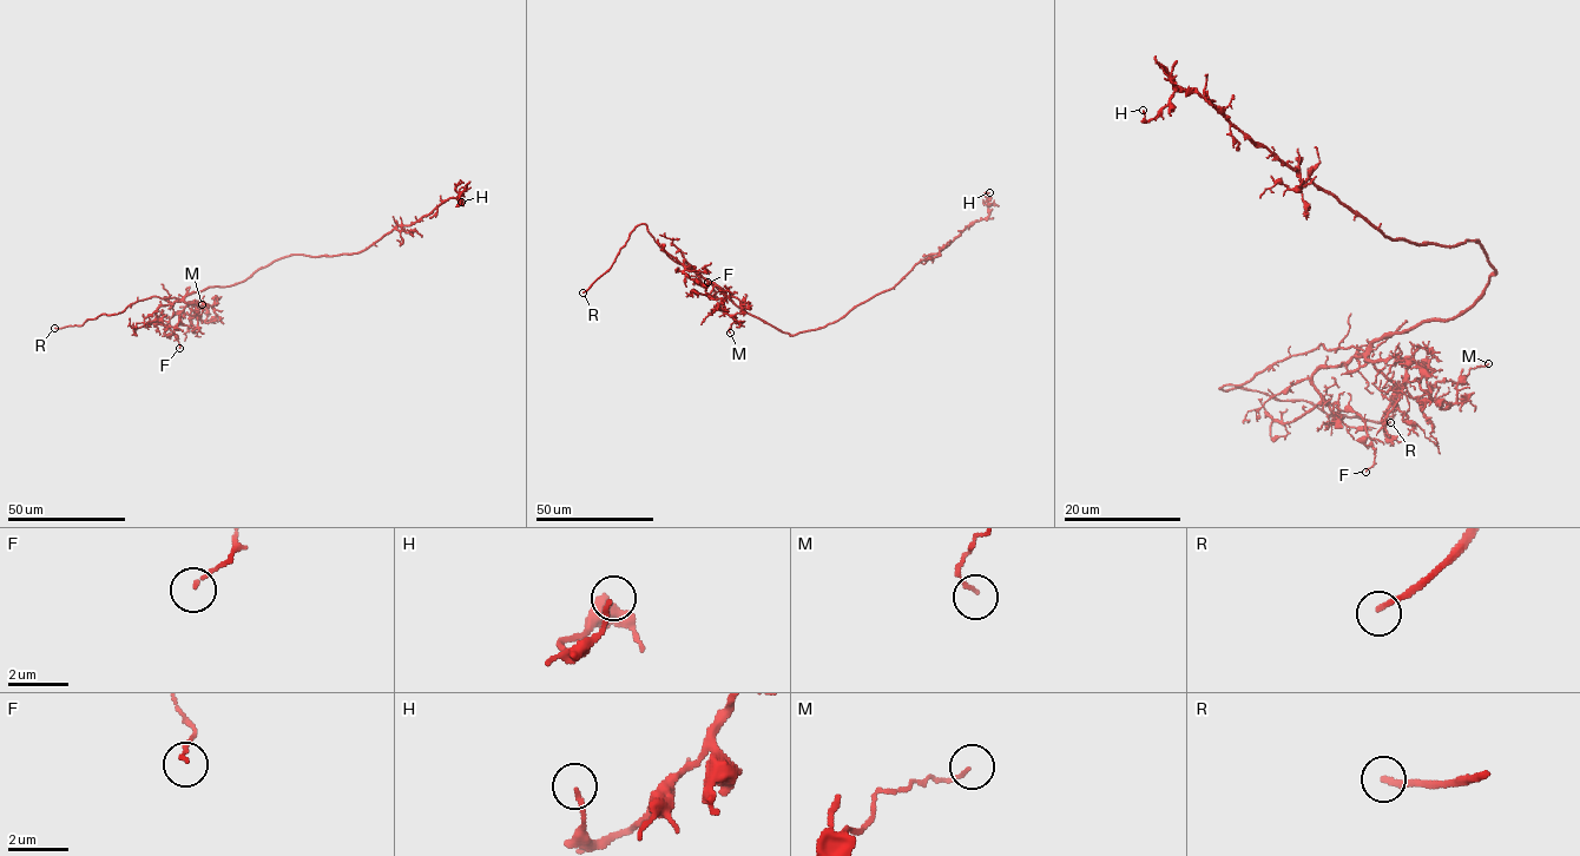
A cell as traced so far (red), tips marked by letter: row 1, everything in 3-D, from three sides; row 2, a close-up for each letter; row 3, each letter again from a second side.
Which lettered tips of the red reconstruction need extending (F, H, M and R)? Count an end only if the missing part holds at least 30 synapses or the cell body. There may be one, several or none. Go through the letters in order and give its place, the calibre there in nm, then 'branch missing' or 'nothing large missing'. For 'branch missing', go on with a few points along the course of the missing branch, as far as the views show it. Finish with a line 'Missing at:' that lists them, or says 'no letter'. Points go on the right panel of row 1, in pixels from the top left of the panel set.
F: at (1365, 472); 110 nm thick; nothing large missing
H: at (1143, 110); 120 nm thick; nothing large missing
M: at (1488, 363); 100 nm thick; nothing large missing
R: at (1390, 422); 200 nm thick; branch missing; missing branch runs (1390, 422), (1414, 428), (1409, 430)
Missing at: R

